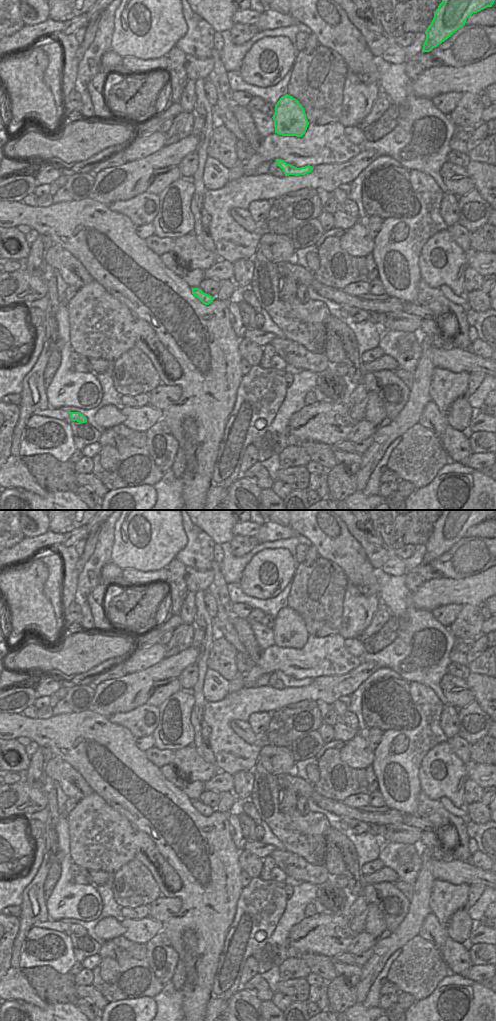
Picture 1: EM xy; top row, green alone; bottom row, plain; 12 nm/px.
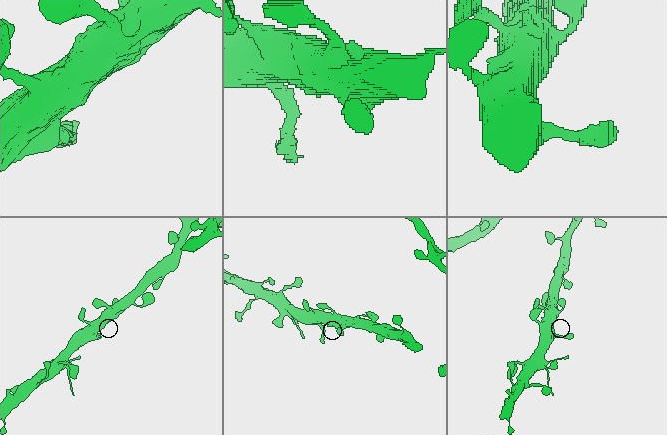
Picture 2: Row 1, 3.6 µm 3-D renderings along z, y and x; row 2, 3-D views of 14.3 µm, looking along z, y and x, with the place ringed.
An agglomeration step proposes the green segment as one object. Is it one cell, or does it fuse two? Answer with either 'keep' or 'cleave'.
keep

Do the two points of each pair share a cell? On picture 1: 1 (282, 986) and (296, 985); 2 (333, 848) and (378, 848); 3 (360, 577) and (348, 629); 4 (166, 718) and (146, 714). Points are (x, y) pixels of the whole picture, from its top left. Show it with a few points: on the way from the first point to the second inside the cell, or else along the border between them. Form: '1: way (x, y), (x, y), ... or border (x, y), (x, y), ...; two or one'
1: way (285, 986), (293, 985); one
2: border (339, 831), (354, 846), (360, 869); two
3: border (349, 582), (354, 586); two
4: border (159, 707), (159, 723), (151, 734); two

